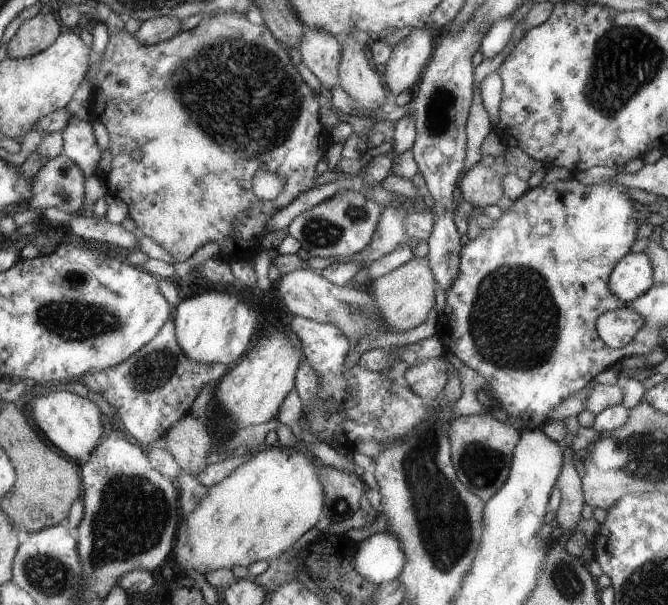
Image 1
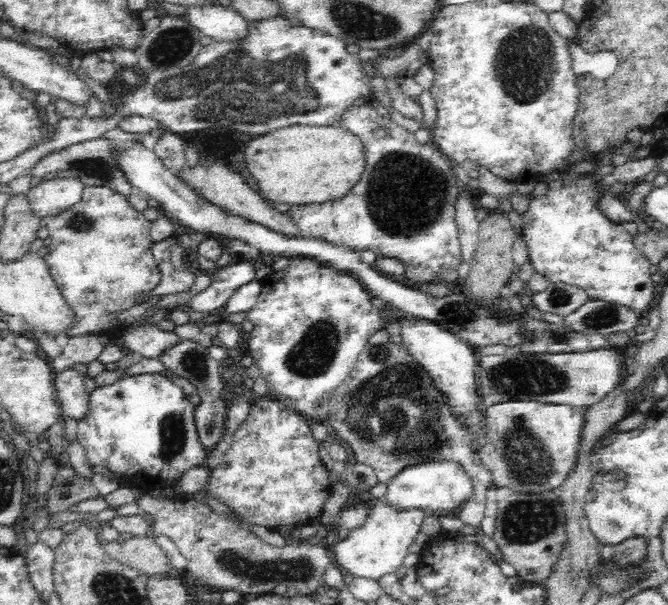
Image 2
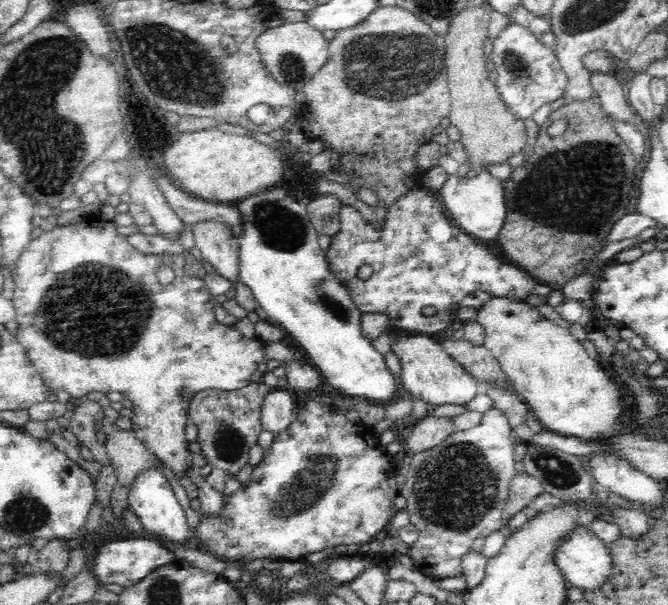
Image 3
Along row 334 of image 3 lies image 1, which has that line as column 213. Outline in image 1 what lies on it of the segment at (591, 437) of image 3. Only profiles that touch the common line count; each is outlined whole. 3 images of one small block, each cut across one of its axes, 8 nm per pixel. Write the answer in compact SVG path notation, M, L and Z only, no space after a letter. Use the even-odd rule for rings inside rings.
M279 444L265 446L245 466L237 468L227 480L217 486L199 482L193 474L183 472L179 478L181 488L181 526L175 548L177 568L197 570L205 578L221 570L233 570L237 566L249 568L261 560L275 560L281 552L299 542L317 522L325 516L325 486L321 482L321 460L305 454L305 450L287 450Z

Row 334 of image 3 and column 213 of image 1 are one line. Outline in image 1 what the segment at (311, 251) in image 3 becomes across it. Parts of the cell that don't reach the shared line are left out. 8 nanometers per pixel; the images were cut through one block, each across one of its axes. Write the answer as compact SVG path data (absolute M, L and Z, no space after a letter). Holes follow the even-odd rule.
M203 292L179 304L175 322L177 322L177 338L181 342L181 348L193 362L223 364L233 368L235 364L241 362L239 358L247 356L253 334L257 332L259 316L257 312L253 312L253 308L247 302L237 300L231 294Z

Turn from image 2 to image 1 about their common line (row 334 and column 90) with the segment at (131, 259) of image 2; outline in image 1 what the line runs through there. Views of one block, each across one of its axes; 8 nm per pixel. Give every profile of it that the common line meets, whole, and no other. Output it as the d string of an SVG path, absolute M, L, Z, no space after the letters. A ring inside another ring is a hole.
M215 14L215 16L207 16L197 28L189 32L181 32L173 40L161 42L157 46L145 46L143 42L137 40L135 34L121 30L117 36L111 36L111 42L107 44L103 56L93 60L93 66L89 72L89 80L93 84L93 100L95 100L93 110L97 112L99 120L107 126L109 136L111 136L109 152L113 156L113 162L111 162L111 172L107 174L107 188L115 198L121 198L131 208L131 218L137 224L141 236L149 236L155 244L159 244L165 252L169 252L177 262L191 260L195 252L207 242L219 246L223 250L221 256L225 258L239 254L239 258L247 258L249 262L253 262L259 256L259 252L263 252L263 240L269 234L265 226L267 220L275 216L281 208L289 206L297 196L315 188L317 164L325 158L327 150L333 146L333 138L323 128L321 118L319 118L319 108L323 106L327 96L317 96L307 86L307 82L303 80L299 70L291 62L289 52L291 50L279 42L279 38L273 34L273 30L267 24L263 26L253 24L241 14ZM265 168L279 172L287 182L283 194L273 202L259 200L259 196L253 190L257 172Z

